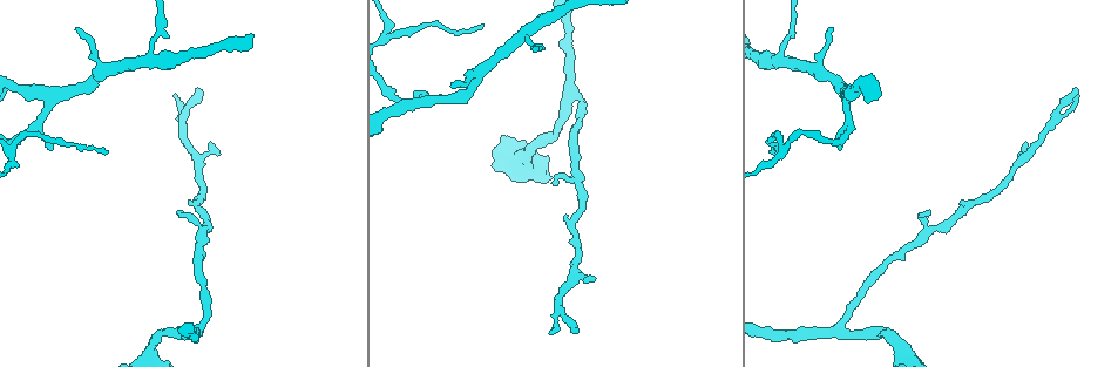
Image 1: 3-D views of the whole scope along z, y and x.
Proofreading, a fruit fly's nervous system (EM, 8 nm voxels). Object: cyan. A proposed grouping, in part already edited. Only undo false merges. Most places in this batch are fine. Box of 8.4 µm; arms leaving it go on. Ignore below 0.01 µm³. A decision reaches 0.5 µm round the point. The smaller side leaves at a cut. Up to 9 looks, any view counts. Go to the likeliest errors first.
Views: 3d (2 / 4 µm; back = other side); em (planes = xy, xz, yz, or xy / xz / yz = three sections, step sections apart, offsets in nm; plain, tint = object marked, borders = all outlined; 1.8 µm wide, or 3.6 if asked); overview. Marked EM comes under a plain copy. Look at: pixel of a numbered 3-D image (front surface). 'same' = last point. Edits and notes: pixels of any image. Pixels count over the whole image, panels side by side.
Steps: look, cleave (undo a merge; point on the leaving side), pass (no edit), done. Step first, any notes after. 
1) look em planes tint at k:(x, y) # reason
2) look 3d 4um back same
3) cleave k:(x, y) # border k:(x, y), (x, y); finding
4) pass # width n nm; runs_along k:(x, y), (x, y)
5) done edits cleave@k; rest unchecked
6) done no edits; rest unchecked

look em xy step 8 borders at 1:(426, 99) # side arm on a straight run

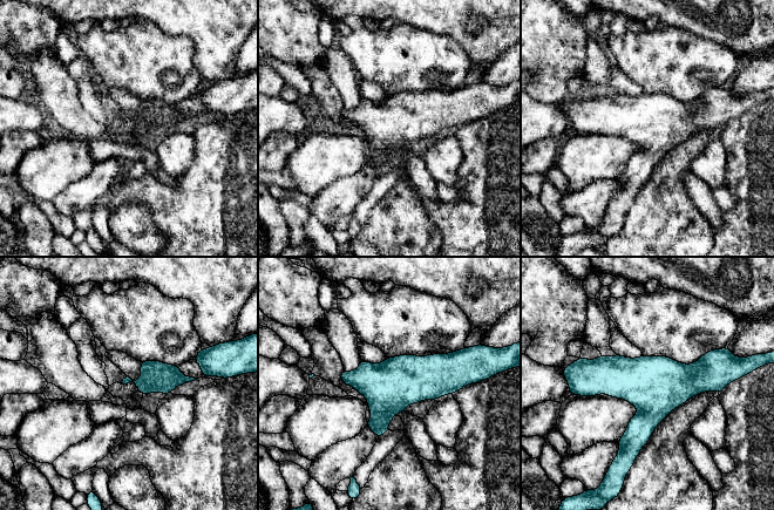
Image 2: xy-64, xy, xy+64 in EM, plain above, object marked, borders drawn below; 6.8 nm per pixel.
pass # all the same neuron

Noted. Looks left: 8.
look 3d 2um at 1:(840, 328) # three arms meet

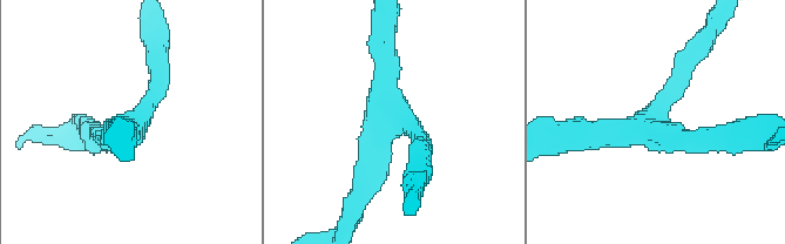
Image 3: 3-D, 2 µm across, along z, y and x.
look em planes tint at 3:(661, 125) # arms 3; arm_widths 180, 180, 200 nm; shape alone is not enough

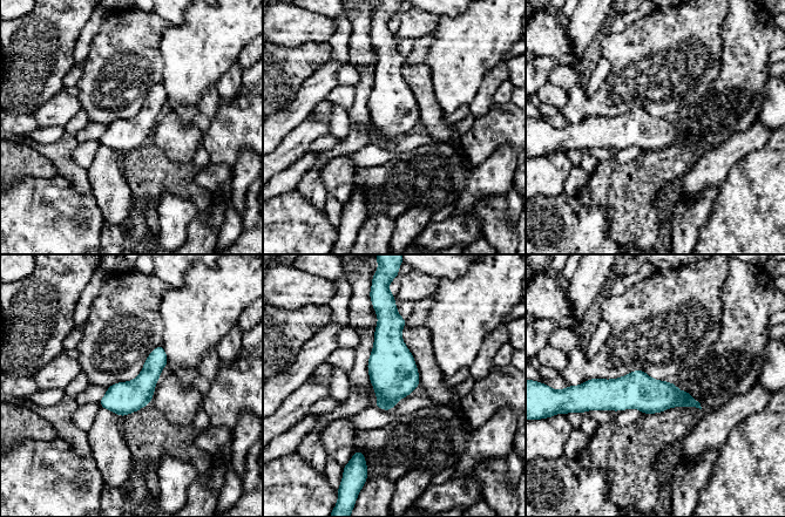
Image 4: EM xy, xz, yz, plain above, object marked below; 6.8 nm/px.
pass # all the same neuron

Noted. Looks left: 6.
look 3d 4um back at 1:(906, 349) # thick turns thin

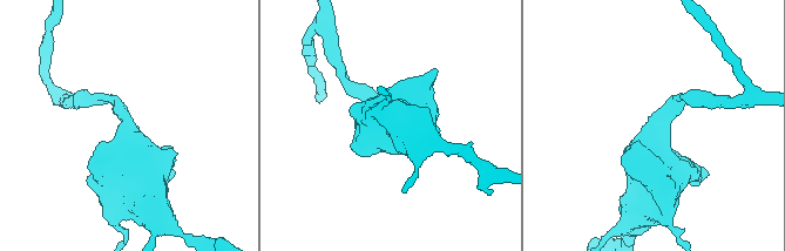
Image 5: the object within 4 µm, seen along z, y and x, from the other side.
look em 3.6um yz step 16 tint at 5:(653, 123) # arms 3

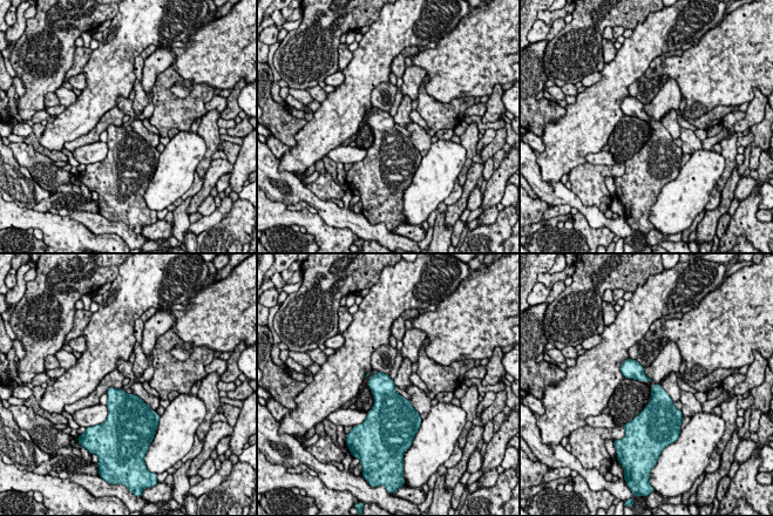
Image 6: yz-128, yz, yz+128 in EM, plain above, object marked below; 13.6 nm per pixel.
look em 3.6um planes tint same # cut it another way

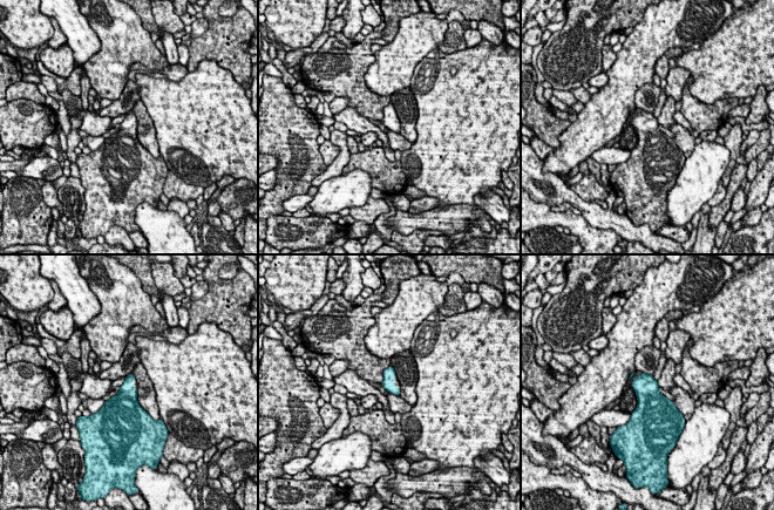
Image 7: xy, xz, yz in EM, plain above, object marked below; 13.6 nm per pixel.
pass # width 160 nm; all the same neuron

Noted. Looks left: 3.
look em xz step 16 tint at 1:(780, 61) # abrupt turn

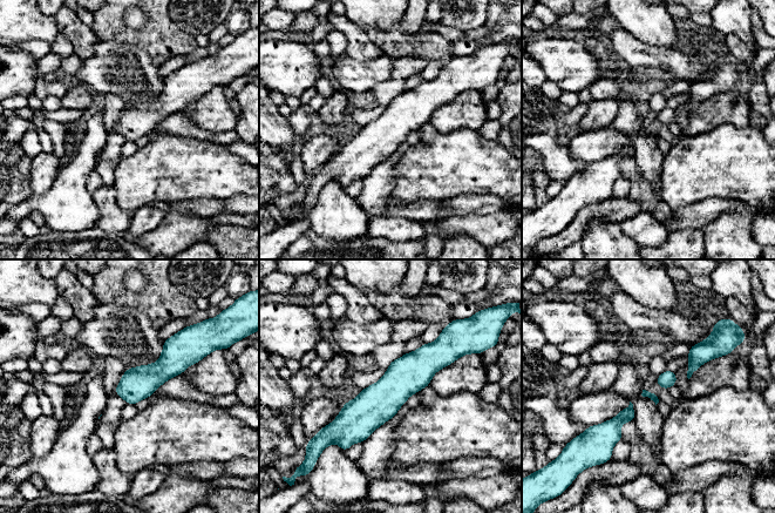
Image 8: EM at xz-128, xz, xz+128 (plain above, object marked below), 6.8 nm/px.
look em planes tint same # another direction

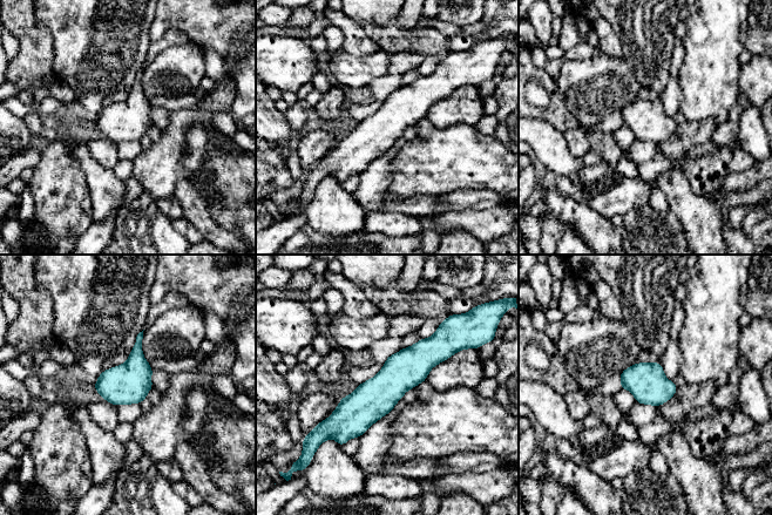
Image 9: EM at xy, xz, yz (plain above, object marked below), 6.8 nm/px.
pass # runs_along 9:(447, 350), (327, 422); continuous, no second neuron

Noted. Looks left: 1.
done no edits; rest unchecked

